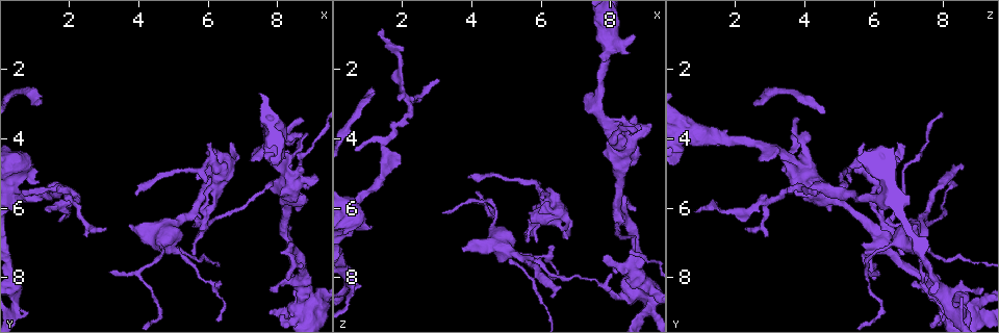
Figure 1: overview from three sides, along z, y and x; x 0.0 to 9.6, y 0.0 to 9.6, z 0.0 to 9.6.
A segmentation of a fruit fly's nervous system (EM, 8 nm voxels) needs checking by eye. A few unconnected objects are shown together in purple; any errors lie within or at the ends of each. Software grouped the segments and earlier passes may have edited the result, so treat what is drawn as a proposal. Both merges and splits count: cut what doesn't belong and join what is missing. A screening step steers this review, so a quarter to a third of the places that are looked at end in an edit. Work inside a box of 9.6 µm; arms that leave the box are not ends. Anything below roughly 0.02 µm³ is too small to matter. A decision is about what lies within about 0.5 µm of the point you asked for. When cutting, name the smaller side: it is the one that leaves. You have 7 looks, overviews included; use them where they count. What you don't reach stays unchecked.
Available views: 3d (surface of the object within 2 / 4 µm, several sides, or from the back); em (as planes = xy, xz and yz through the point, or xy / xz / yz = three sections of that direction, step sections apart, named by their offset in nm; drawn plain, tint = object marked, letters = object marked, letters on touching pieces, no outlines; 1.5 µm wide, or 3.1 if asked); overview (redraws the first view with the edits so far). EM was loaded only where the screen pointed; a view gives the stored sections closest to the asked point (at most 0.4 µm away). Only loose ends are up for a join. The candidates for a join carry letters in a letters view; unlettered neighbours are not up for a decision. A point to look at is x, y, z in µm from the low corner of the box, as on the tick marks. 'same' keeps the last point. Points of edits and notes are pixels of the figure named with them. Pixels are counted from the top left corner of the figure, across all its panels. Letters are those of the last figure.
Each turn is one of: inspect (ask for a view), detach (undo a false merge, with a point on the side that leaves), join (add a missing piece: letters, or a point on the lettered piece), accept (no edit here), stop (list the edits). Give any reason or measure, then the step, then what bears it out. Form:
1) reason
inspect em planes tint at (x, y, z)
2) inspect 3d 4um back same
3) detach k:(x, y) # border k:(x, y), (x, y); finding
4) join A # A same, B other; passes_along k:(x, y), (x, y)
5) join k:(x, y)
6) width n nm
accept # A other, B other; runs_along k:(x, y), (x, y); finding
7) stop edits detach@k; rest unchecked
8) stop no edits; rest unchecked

an open end
inspect em planes letters at (1.10, 2.95, 2.55)

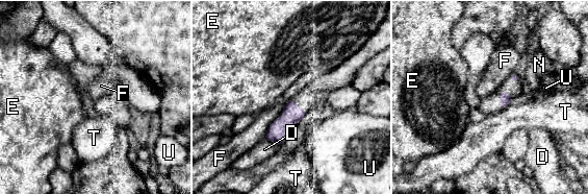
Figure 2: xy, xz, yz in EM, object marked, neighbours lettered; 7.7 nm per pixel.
accept # D other, E other, F other, N other, T other, U other; no lettered piece goes on from it

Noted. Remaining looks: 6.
free end
inspect em xz step 4 letters at (7.25, 4.70, 2.80)

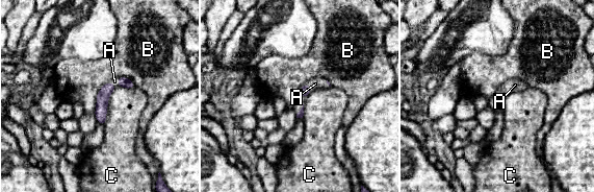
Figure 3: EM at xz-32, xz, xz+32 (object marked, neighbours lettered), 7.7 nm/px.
join A # A same, B other, C other; passes_along 3:(306, 89), (310, 88), (315, 84); it goes on there

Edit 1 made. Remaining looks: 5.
thick end
inspect em planes tint at (5.60, 5.15, 6.10)

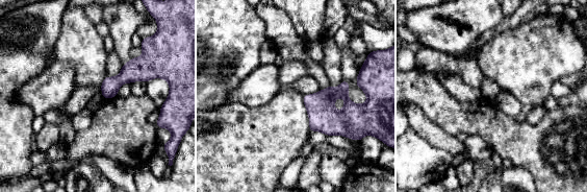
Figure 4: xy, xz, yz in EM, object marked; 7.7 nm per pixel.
inspect em planes letters same

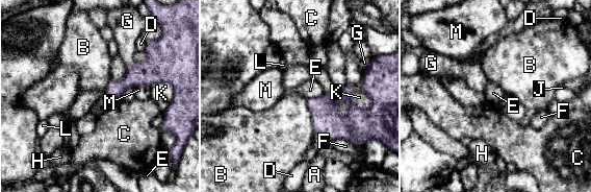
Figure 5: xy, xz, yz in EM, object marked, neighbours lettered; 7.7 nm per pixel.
accept # A other, B other, C other, D other, E other, F other, G other, H other, J other, K other, L other, M other; none of them fits

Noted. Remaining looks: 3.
stop edits join@3; rest unchecked

